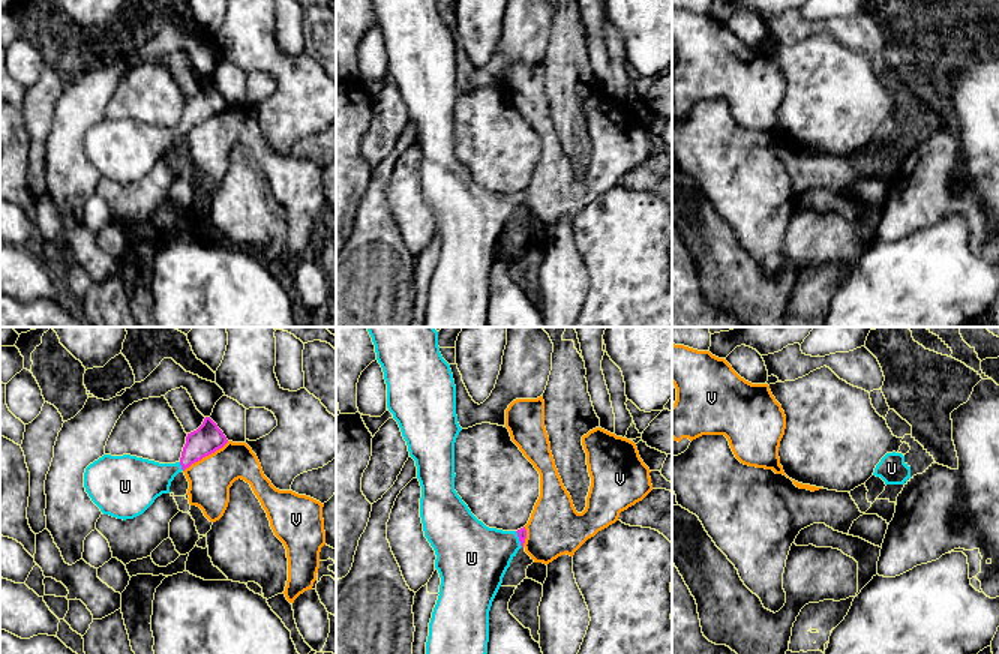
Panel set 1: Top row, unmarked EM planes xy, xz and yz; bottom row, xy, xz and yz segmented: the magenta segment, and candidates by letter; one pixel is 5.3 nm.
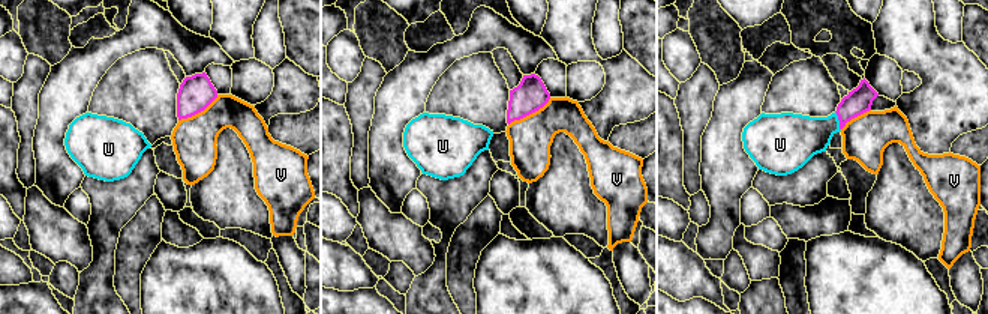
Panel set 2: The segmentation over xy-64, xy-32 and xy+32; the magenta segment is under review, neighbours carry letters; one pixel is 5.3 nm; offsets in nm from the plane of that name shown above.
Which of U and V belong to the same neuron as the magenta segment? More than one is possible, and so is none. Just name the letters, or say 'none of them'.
U

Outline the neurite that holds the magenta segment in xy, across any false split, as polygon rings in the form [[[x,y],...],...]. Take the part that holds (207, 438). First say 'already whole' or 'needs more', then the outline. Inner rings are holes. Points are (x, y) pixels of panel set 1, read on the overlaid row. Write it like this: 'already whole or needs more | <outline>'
needs more | [[[206,417],[196,430],[188,434],[178,462],[159,464],[130,454],[104,454],[86,468],[84,488],[104,514],[123,520],[134,519],[158,496],[170,494],[171,482],[178,472],[226,442],[218,424]]]

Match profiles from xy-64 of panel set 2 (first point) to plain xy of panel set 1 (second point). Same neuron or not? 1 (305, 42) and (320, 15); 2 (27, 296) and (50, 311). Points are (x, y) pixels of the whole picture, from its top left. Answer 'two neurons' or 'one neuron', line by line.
1: one neuron
2: one neuron

